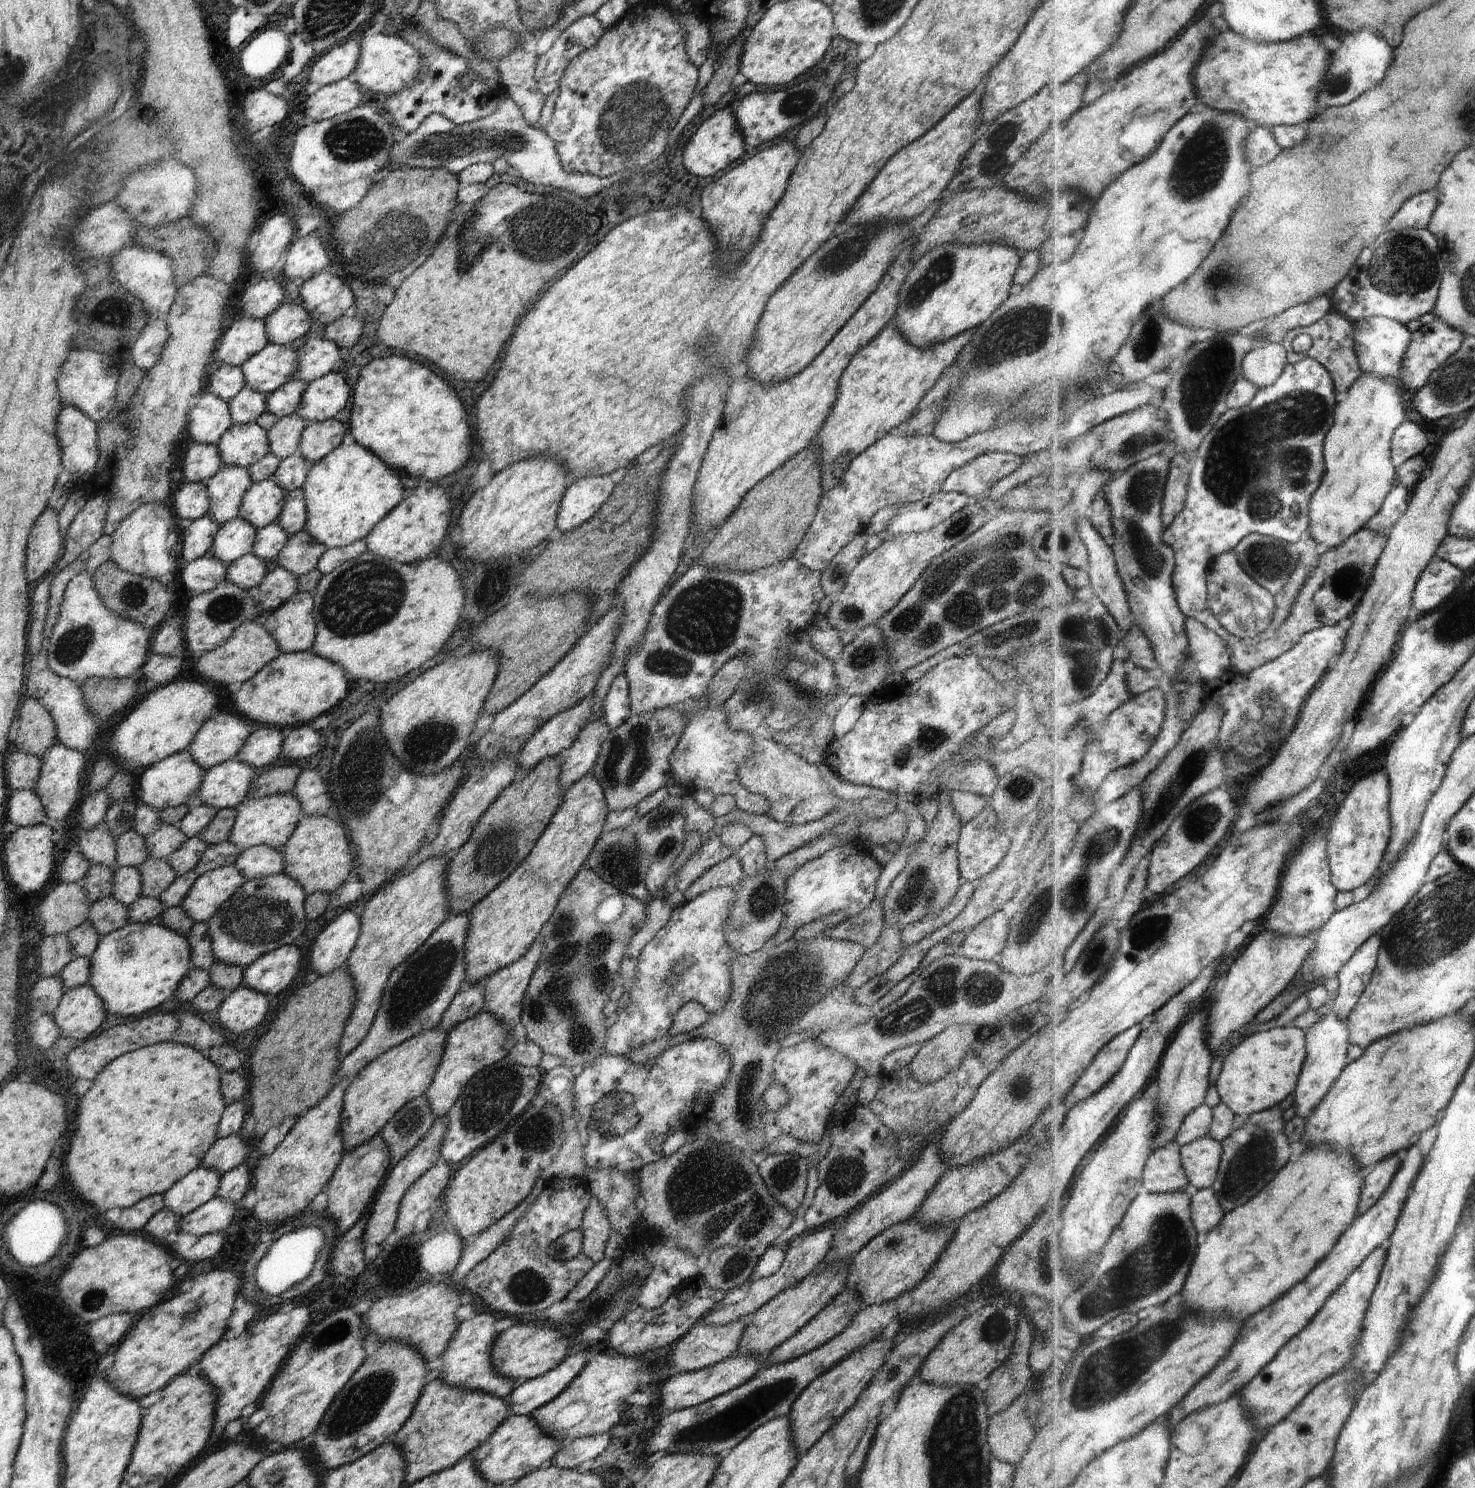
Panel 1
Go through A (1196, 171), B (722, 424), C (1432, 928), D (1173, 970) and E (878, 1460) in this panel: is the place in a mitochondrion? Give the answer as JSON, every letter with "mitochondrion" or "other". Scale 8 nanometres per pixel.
{"A":"mitochondrion","B":"other","C":"mitochondrion","D":"other","E":"other"}

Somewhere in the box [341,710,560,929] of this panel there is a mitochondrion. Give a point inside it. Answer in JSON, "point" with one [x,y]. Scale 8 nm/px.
{"point":[492,854]}

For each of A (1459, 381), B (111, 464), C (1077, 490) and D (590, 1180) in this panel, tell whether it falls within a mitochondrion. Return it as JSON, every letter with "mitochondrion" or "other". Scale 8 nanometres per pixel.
{"A":"mitochondrion","B":"other","C":"other","D":"other"}

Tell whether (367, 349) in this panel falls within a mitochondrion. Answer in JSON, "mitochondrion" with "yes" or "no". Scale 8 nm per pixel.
{"mitochondrion":"no"}

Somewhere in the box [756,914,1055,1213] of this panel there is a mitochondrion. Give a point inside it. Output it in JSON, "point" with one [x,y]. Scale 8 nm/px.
{"point":[981,987]}

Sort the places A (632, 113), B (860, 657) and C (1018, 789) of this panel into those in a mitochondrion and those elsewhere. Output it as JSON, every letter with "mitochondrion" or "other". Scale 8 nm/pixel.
{"A":"mitochondrion","B":"mitochondrion","C":"mitochondrion"}

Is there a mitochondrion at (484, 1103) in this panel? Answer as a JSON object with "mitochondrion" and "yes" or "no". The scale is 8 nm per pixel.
{"mitochondrion":"yes"}

